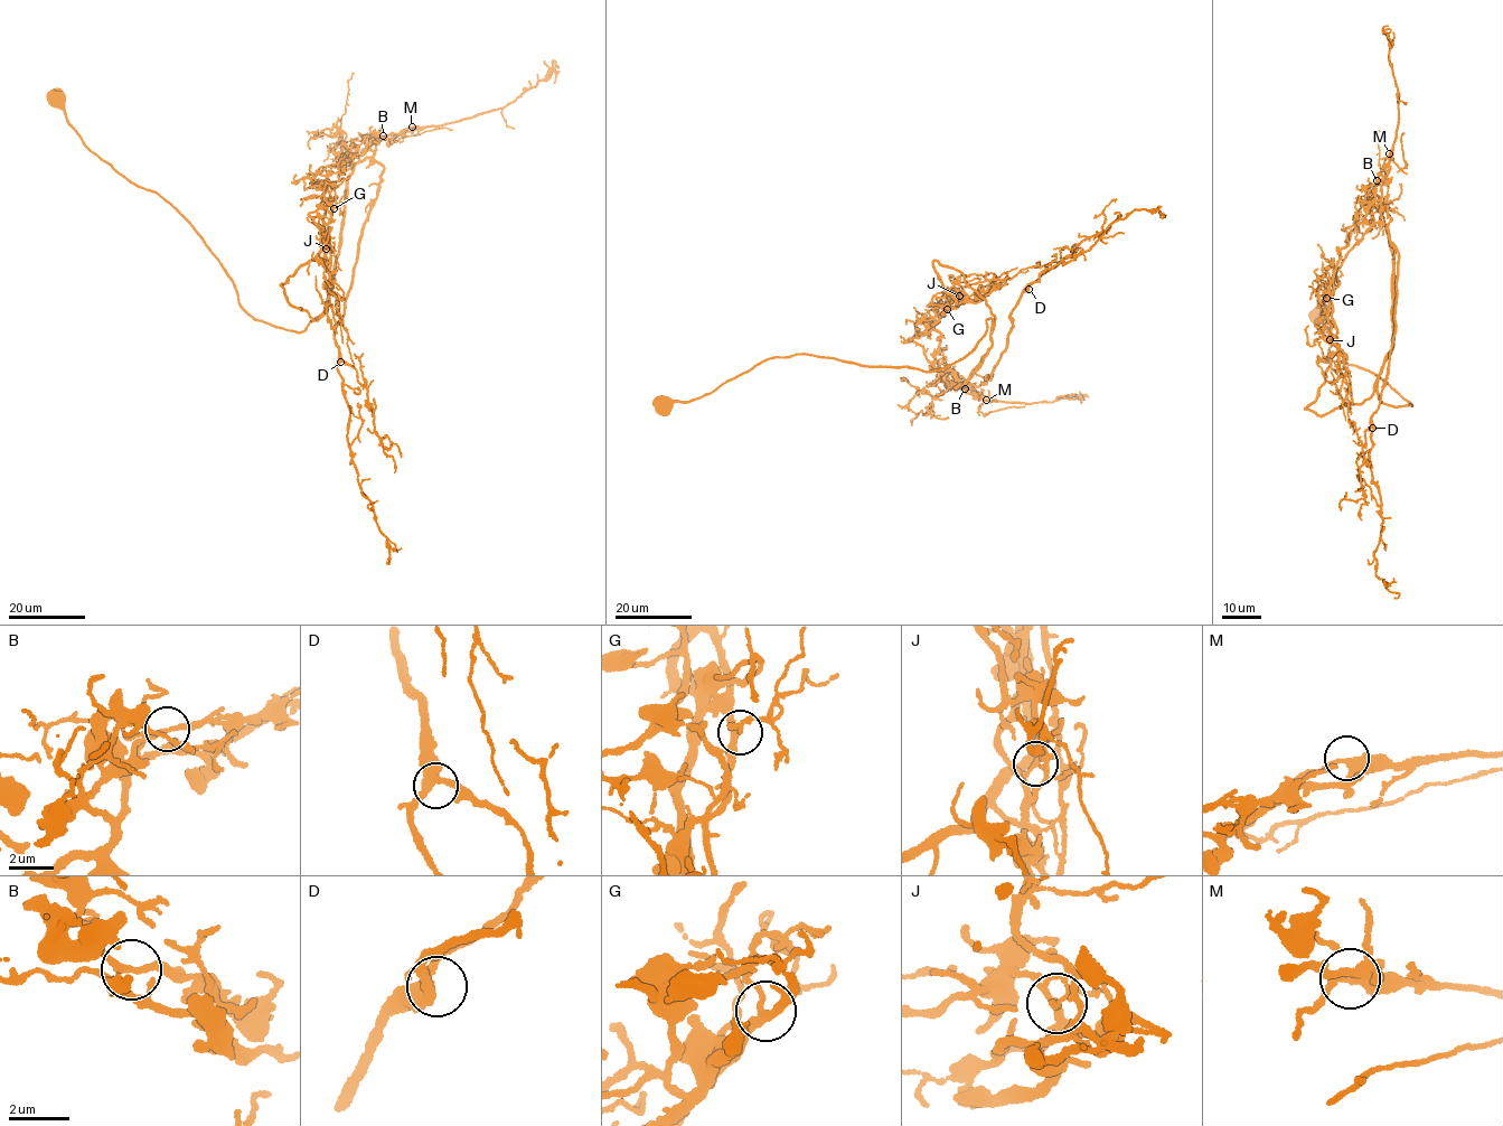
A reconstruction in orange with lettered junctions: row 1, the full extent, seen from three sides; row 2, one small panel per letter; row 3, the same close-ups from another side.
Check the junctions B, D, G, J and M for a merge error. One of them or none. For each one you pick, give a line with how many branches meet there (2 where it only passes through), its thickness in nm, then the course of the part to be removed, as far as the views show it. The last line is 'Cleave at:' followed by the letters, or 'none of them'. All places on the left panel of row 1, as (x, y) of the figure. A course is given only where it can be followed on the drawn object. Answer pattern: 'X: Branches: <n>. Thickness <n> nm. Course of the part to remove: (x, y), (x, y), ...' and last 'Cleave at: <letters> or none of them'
J: Branches: 3. Thickness 120 nm. Course of the part to remove: (326, 249), (329, 243), (329, 290), (336, 296), (336, 308), (343, 320), (343, 343)
Cleave at: J

